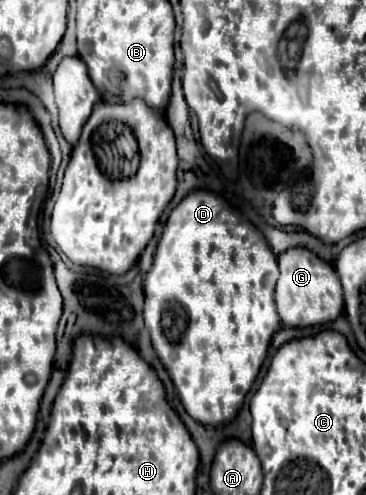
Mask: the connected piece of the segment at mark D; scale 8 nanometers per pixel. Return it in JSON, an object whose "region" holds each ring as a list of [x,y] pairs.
{"region":[[[192,191],[180,201],[178,207],[172,209],[172,213],[164,225],[164,233],[160,237],[156,255],[154,255],[152,269],[148,271],[148,275],[144,279],[144,295],[146,295],[144,321],[146,321],[146,329],[150,331],[150,337],[152,337],[152,347],[154,347],[156,355],[160,357],[162,365],[166,367],[166,371],[168,371],[168,375],[170,375],[170,379],[172,379],[178,395],[180,395],[180,401],[182,401],[186,413],[192,419],[196,419],[198,423],[212,425],[212,427],[228,423],[234,419],[234,415],[242,407],[244,397],[250,391],[250,387],[252,387],[252,383],[254,383],[254,379],[262,367],[262,361],[266,359],[266,351],[268,351],[268,345],[272,341],[272,335],[280,329],[280,317],[278,317],[276,303],[274,303],[274,285],[278,281],[279,274],[276,255],[268,247],[264,235],[252,223],[242,219],[240,213],[232,211],[232,207],[222,197],[218,197],[210,191]]]}

